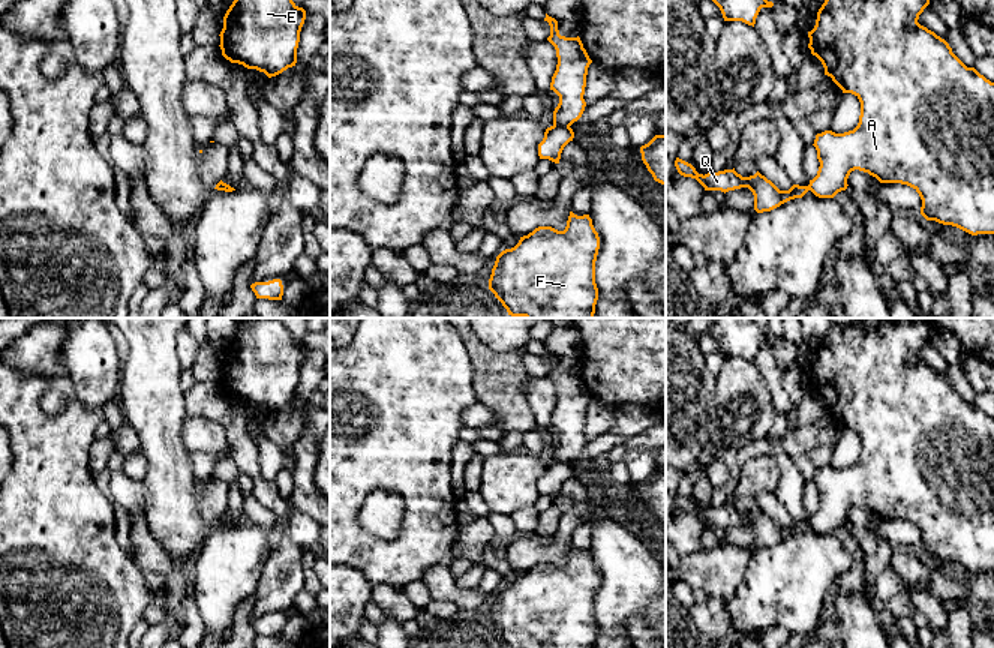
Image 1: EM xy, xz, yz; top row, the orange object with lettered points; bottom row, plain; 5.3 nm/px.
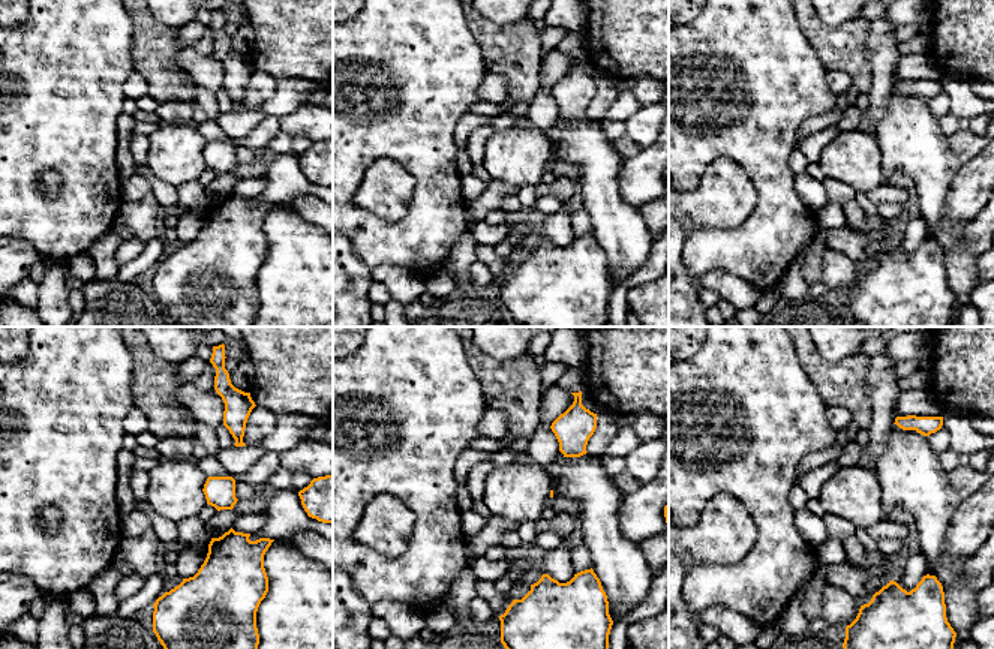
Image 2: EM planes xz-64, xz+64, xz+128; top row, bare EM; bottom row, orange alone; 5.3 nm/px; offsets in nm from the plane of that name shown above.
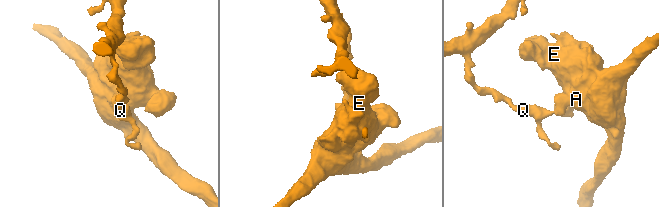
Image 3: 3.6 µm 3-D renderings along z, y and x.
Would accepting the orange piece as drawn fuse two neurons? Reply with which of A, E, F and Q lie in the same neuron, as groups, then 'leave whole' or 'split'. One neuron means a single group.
A E F / Q; split

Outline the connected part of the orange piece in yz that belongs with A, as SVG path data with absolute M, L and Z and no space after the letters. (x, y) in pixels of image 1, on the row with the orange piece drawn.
M825 0L817 12L816 26L808 32L811 54L816 56L825 75L843 90L855 94L861 102L859 123L853 130L835 134L825 130L816 135L814 147L820 162L817 176L810 180L810 190L819 198L834 198L847 189L847 178L852 171L859 170L876 177L880 183L901 183L913 188L921 200L921 214L927 220L957 226L972 236L994 234L994 82L981 75L975 68L967 68L954 52L949 44L934 32L918 22L919 15L930 4L930 0Z

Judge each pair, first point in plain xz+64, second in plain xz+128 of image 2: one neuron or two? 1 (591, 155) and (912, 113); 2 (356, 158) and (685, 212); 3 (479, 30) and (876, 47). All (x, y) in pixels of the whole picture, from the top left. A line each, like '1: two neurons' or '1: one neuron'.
1: one neuron
2: two neurons
3: two neurons

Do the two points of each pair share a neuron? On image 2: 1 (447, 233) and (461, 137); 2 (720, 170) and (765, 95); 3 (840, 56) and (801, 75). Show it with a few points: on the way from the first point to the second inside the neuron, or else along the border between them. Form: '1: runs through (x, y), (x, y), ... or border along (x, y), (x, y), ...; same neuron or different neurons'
1: border along (465, 114), (456, 125), (456, 149); different neurons
2: border along (699, 179), (717, 158), (730, 158), (753, 182); different neurons
3: border along (804, 35), (826, 71); different neurons

